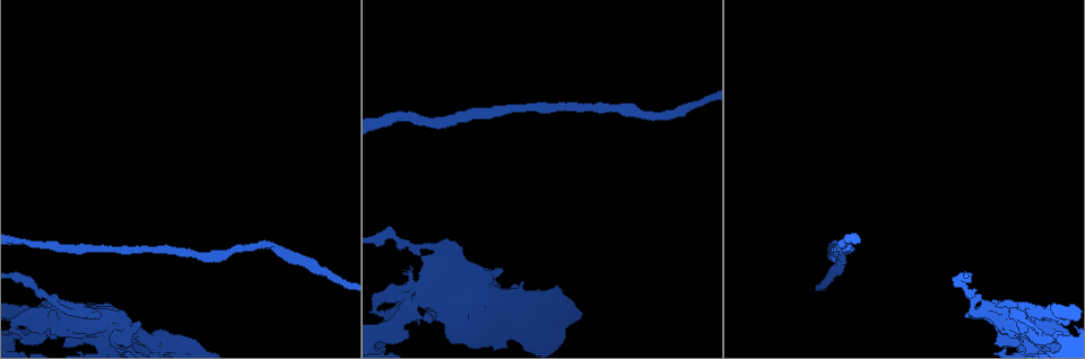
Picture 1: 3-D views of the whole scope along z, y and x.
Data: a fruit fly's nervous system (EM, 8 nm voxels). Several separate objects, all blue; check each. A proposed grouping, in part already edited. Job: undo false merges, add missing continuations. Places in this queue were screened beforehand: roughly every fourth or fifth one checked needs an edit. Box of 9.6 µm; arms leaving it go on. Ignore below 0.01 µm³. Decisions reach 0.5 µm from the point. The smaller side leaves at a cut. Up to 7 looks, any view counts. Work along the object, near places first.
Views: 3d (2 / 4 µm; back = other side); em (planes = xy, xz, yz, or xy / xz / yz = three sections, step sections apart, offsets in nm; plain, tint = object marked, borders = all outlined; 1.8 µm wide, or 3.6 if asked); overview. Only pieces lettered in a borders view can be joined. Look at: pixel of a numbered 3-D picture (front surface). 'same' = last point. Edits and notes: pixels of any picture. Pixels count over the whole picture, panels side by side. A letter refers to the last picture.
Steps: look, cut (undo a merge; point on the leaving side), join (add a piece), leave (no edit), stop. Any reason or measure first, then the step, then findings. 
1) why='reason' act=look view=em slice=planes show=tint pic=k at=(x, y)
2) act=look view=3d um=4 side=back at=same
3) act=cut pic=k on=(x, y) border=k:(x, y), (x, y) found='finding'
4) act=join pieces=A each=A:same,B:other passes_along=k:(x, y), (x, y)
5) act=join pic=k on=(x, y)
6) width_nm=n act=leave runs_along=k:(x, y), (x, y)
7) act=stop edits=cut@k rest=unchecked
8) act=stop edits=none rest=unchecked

why='abrupt turn' act=look view=3d um=4 pic=1 at=(1051, 334)

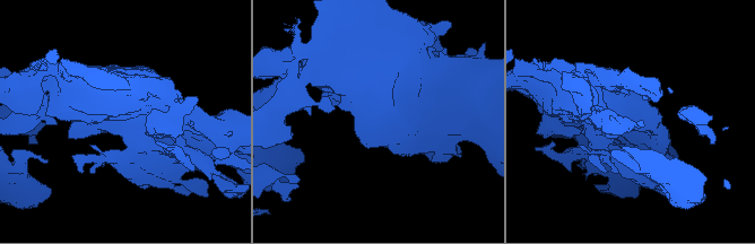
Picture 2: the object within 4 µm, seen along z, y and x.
why='need the tissue' act=look view=em um=3.6 slice=planes show=borders pic=2 at=(390, 116)

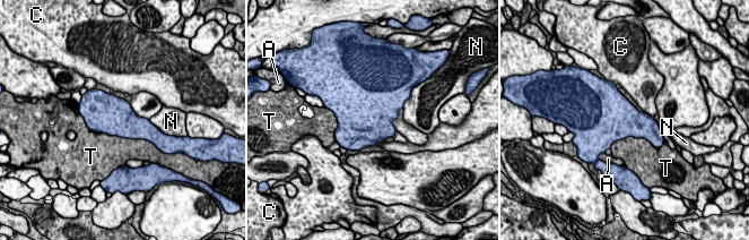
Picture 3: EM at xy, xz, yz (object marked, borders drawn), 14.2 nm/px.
width_nm=550 act=leave each=A:other,C:other,N:other,T:other border=3:(383, 140), (375, 144) found='all the same cell'

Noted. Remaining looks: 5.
why='thick end' act=look view=em slice=planes show=borders pic=1 at=(503, 271)

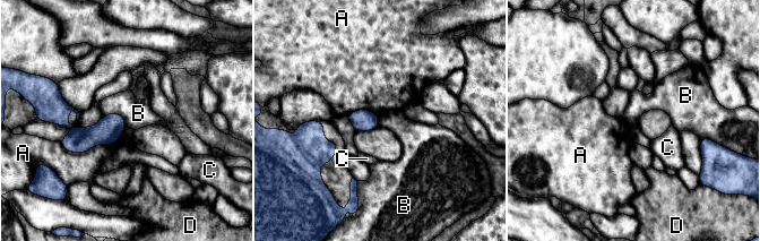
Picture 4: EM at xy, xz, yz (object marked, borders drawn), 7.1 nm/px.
act=leave each=A:other,B:other,C:other,D:other border=4:(104, 114), (119, 113), (127, 126) found='none of them fits'

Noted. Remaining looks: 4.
act=look view=3d um=2 pic=1 at=(995, 301)

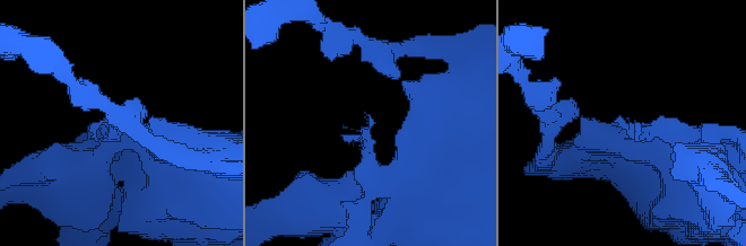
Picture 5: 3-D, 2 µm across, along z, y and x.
why='now the EM' act=look view=em slice=xy step=16 show=plain pic=5 at=(369, 120)

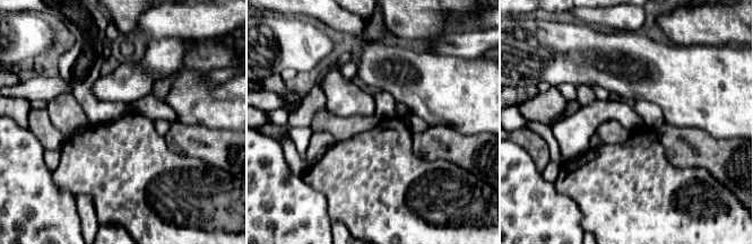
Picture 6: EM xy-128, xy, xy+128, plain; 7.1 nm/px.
act=look view=em slice=xy step=16 show=borders at=same

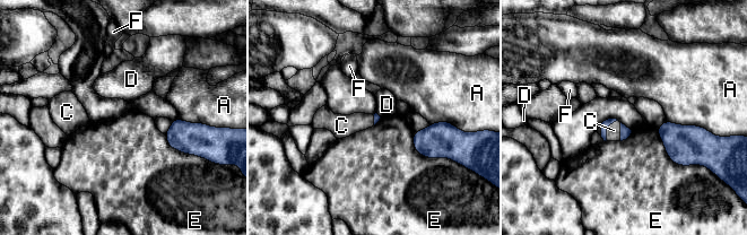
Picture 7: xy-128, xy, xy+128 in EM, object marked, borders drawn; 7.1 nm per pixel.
act=join pieces=C each=A:other,C:same,D:other,E:other,F:other passes_along=7:(605, 124), (606, 129), (614, 130) found='it goes on there'

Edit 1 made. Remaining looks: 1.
act=stop edits=join@7 rest=unchecked

